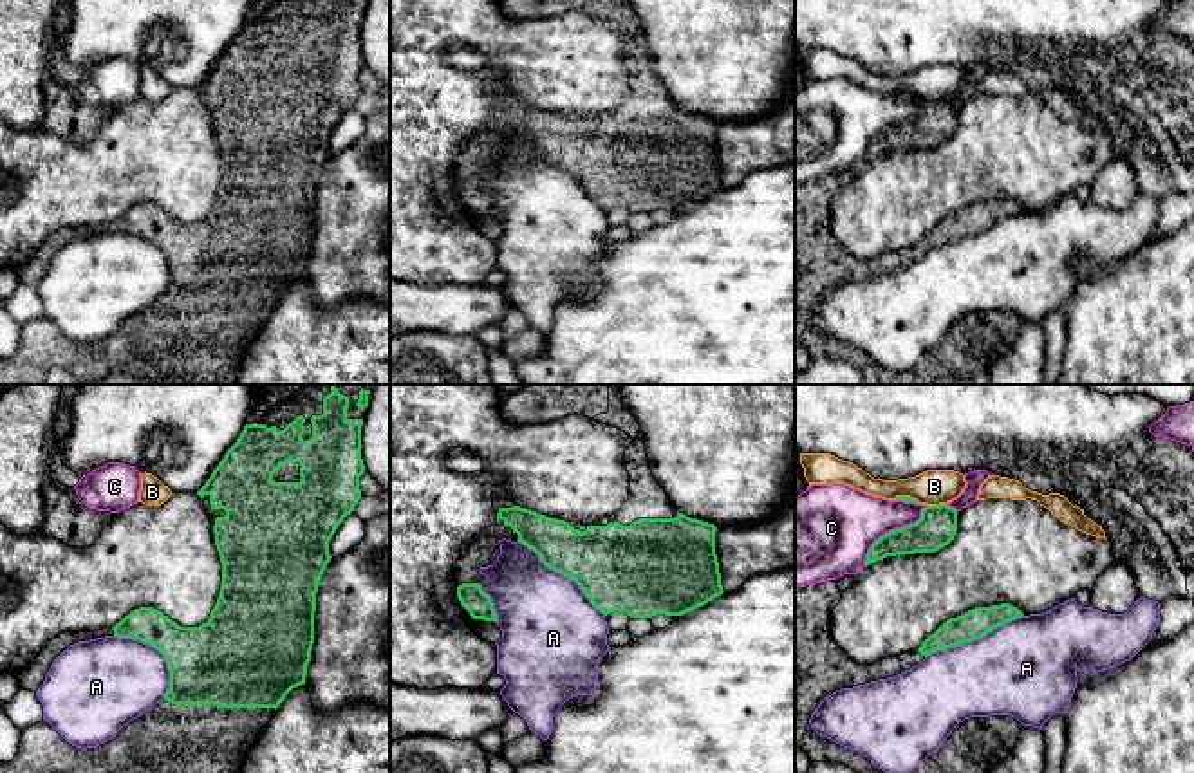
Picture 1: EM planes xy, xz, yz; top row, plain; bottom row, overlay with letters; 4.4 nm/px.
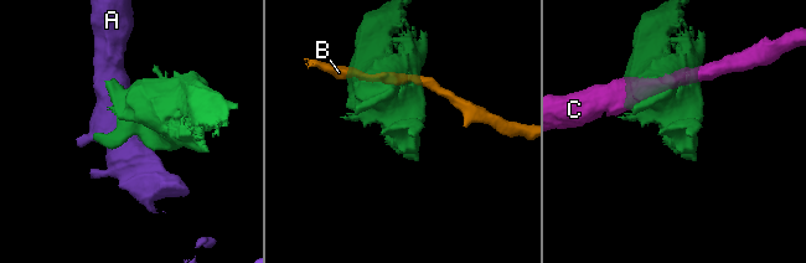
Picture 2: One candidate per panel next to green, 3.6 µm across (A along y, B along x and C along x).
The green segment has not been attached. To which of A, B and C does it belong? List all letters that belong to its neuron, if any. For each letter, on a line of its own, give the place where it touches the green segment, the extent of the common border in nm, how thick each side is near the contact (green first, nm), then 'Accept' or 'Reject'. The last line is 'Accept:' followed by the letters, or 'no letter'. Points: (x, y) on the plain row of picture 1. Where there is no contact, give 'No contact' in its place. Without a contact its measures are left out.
A: Touches green at yz (974, 233). Shared border 480 nm. Thickness 130 nm (green) against 440 nm. Reject
B: Touches green at yz (936, 102). Shared border 90 nm. Thickness 170 nm (green) against 160 nm. Reject
C: Touches green at yz (891, 127). Shared border 400 nm. Thickness 170 nm (green) against 360 nm. Reject
Accept: no letter

